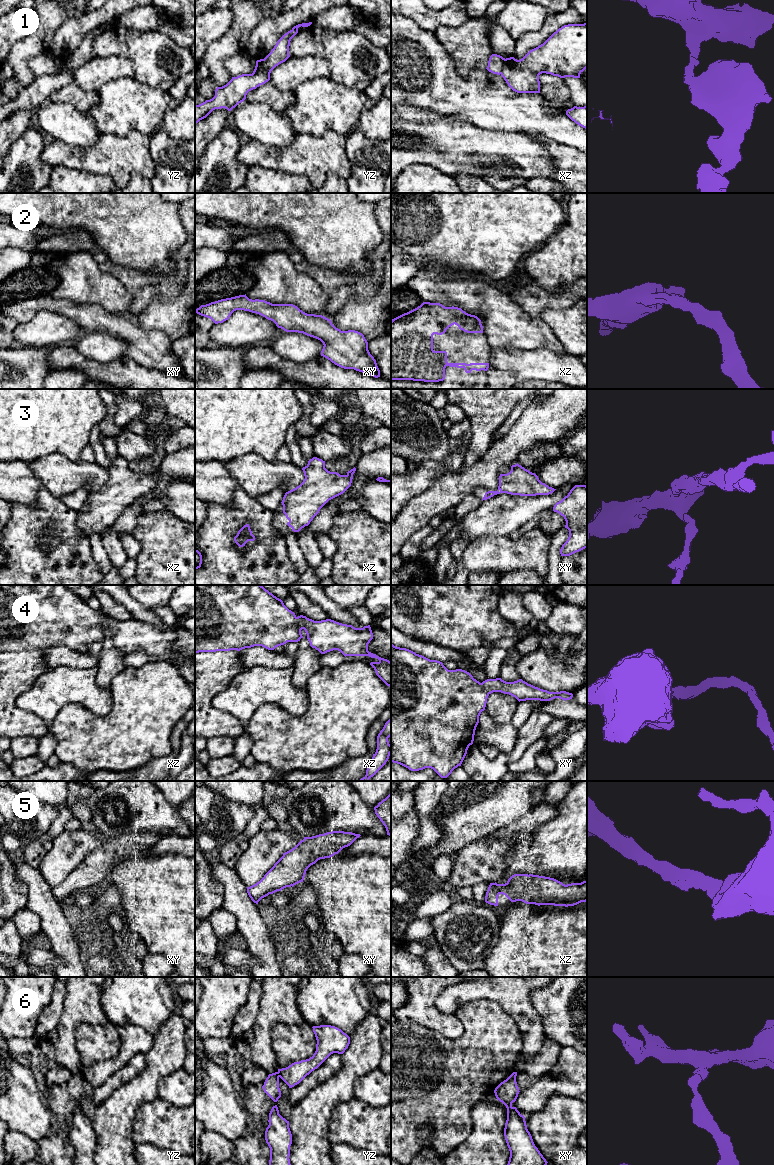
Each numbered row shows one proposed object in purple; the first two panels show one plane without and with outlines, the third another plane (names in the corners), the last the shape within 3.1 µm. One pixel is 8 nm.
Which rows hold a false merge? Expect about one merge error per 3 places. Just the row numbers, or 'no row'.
1, 6

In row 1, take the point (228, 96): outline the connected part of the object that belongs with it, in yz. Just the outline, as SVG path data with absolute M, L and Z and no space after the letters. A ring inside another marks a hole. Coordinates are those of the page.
M264 59L256 61L252 74L242 74L232 79L224 86L217 87L215 96L205 102L195 105L195 124L206 118L213 110L225 108L231 111L246 99L249 91L270 80L268 68Z

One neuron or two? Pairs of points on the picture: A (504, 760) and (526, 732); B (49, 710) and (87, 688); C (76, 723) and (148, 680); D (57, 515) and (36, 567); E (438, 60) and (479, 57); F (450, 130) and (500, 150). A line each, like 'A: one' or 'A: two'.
A: one
B: one
C: one
D: one
E: two
F: one

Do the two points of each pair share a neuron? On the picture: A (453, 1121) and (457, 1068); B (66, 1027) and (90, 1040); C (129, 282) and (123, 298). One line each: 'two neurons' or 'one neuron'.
A: one neuron
B: two neurons
C: two neurons

